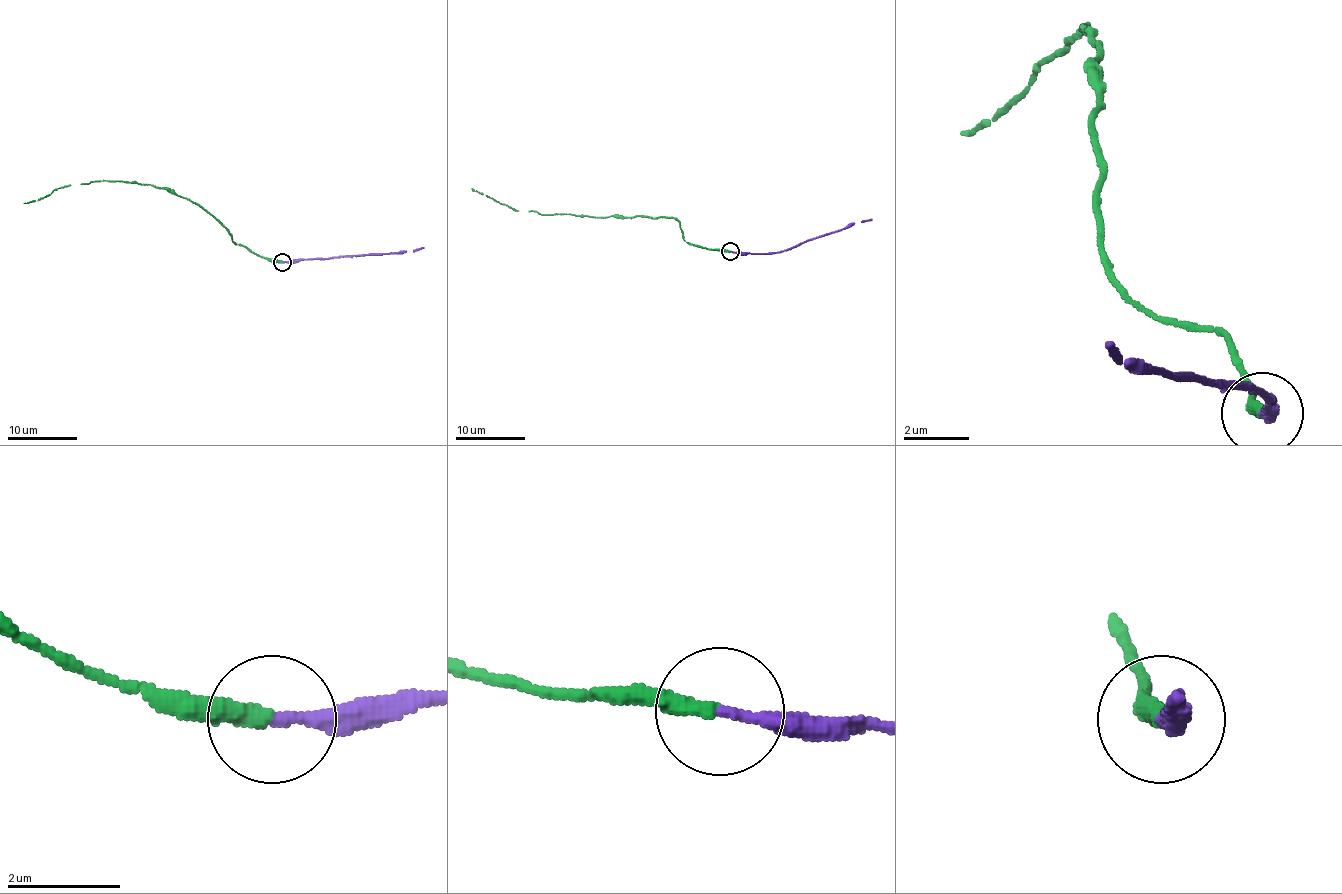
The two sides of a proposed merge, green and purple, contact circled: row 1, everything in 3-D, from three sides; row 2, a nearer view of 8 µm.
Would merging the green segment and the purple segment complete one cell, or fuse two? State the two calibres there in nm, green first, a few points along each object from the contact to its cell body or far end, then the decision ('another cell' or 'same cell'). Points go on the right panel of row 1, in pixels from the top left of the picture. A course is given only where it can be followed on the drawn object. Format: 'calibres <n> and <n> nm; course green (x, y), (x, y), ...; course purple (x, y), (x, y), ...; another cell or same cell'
calibres 320 and 200 nm; course green (1264, 415), (1256, 407), (1223, 333), (1148, 316), (1099, 250), (1099, 52), (1082, 28), (1008, 110), (959, 135); course purple (1264, 415), (1272, 399), (1140, 374), (1107, 341); same cell

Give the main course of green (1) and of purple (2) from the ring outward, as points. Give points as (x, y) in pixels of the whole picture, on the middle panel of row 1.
1: (731, 252), (688, 243), (672, 217), (539, 214), (516, 210), (471, 188)
2: (731, 252), (776, 254), (854, 222), (871, 219)

